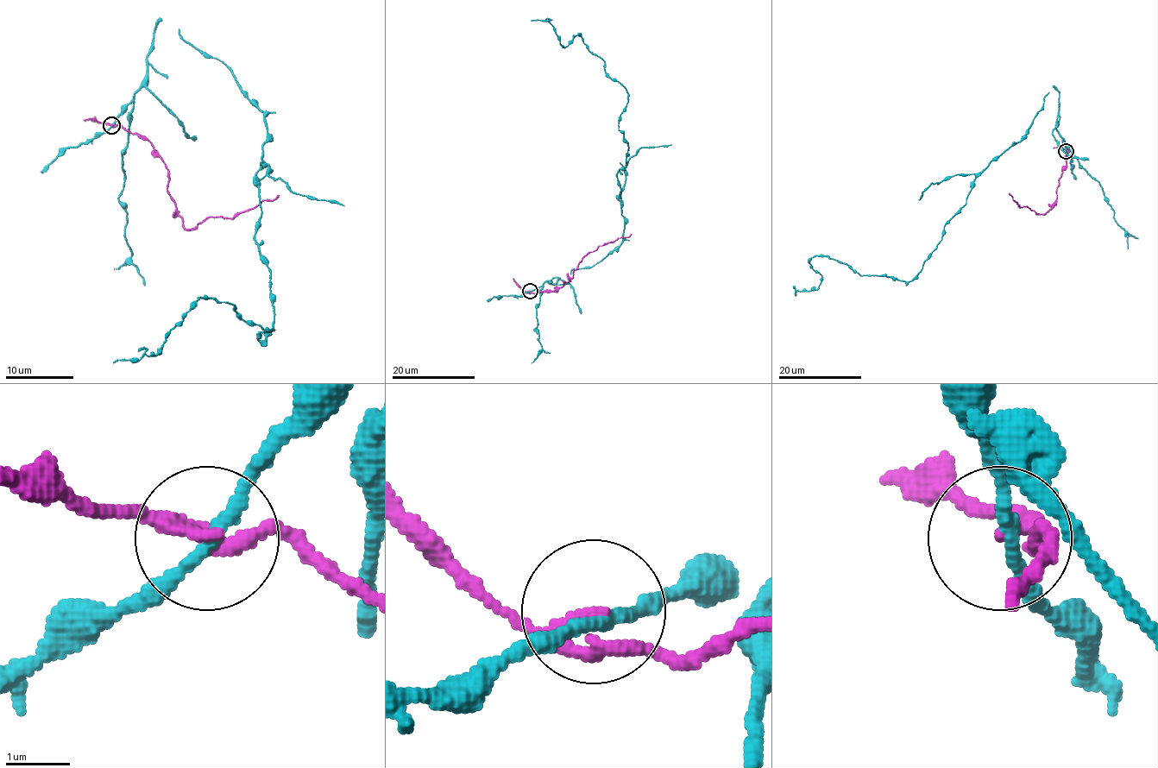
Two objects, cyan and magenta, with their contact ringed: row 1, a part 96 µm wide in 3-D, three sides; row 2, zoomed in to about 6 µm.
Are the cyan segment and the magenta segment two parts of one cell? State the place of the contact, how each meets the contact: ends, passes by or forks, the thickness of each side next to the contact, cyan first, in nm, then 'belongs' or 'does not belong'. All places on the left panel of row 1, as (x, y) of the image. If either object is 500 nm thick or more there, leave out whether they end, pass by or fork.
place (111, 125); cyan passes by; magenta passes by; calibres 200 and 190 nm; does not belong

